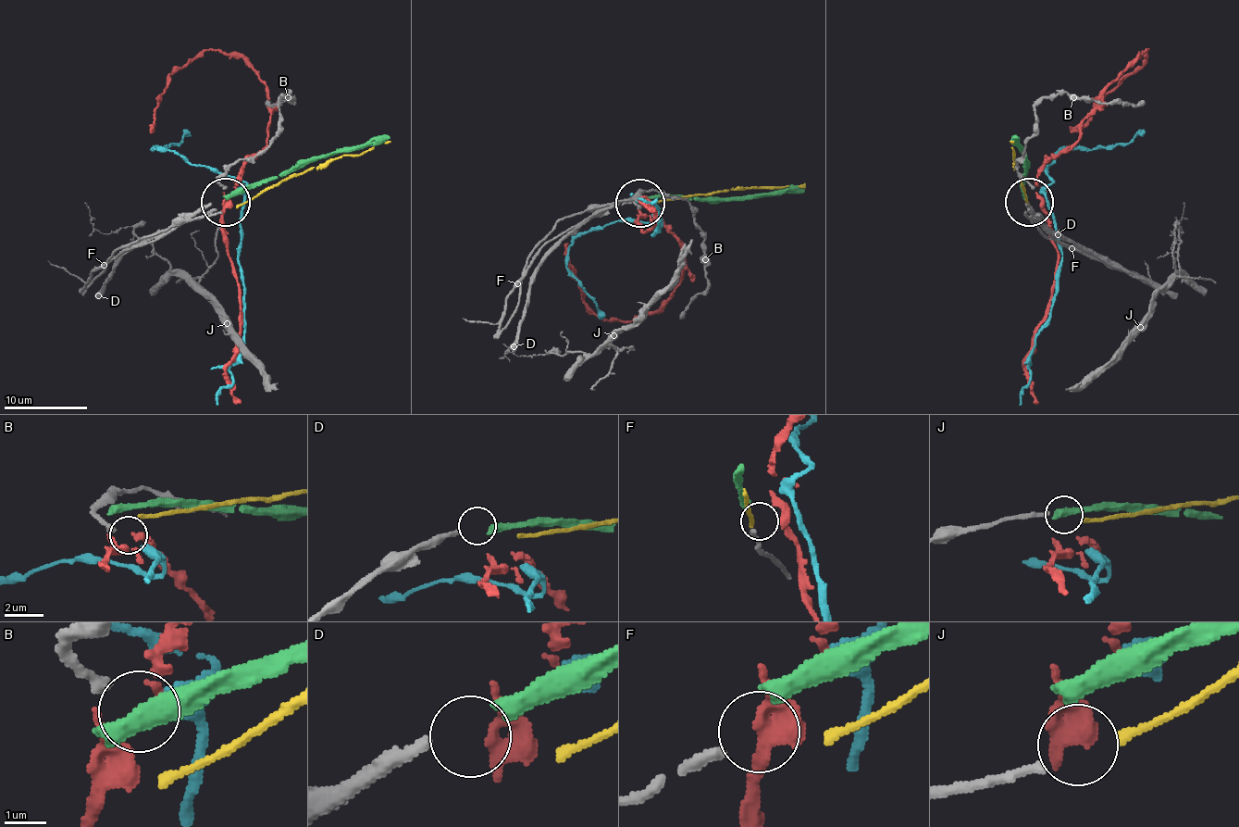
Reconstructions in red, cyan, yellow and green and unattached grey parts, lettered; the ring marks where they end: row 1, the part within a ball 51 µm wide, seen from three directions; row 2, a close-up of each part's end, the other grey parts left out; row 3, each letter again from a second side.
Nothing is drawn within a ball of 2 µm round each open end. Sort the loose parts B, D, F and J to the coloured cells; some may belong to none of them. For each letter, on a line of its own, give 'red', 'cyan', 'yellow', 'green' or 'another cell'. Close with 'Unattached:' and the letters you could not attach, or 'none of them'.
B: cyan
D: green
F: another cell
J: another cell
Unattached: F, J

